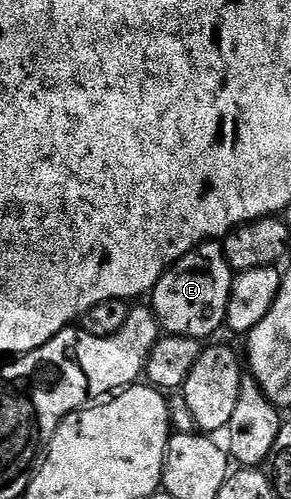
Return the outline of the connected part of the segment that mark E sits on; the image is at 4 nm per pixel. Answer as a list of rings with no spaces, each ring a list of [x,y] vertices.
[[[207,241],[193,247],[188,255],[179,259],[160,277],[152,292],[152,310],[158,326],[166,335],[192,337],[206,341],[209,335],[223,330],[228,313],[228,297],[236,272],[228,265],[218,241]]]

